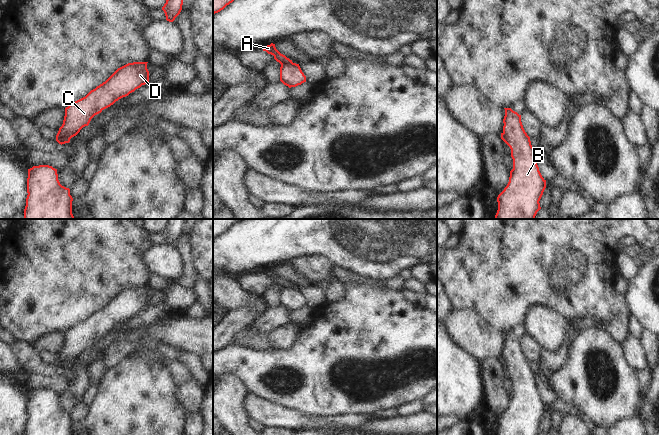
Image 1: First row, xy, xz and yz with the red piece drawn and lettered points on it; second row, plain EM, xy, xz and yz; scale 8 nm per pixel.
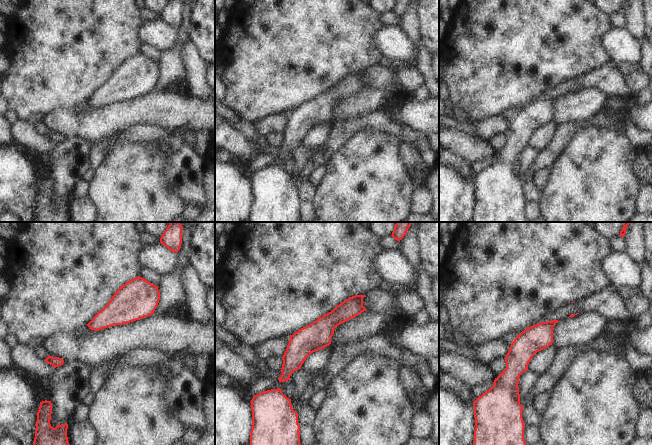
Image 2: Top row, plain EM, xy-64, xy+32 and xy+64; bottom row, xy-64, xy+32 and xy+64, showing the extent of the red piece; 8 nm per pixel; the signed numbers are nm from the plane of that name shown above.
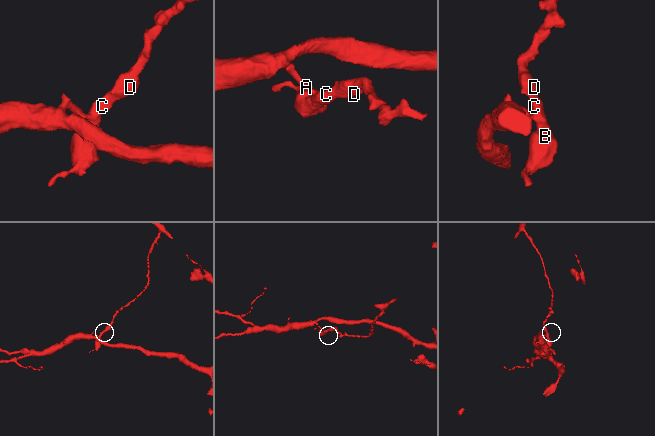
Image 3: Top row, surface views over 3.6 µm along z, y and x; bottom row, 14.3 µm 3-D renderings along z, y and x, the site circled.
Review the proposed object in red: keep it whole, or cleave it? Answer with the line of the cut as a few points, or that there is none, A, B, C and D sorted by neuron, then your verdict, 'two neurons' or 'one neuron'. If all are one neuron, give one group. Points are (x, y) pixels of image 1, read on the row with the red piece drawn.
xy (57, 133), (69, 139) | A / B C D | two neurons

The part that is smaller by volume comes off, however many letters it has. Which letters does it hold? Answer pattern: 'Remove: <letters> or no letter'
Remove: B, C, D.

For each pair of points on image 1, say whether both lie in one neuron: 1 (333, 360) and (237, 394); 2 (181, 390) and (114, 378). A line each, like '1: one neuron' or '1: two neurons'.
1: two neurons
2: two neurons

